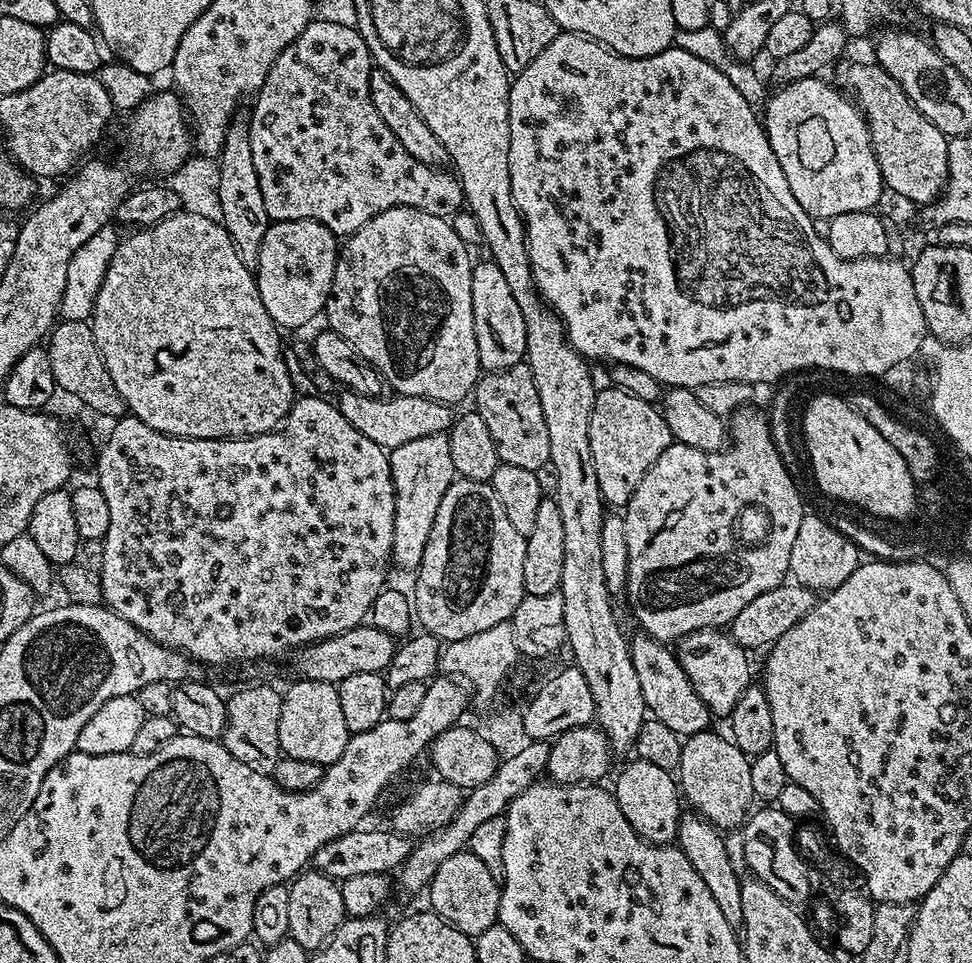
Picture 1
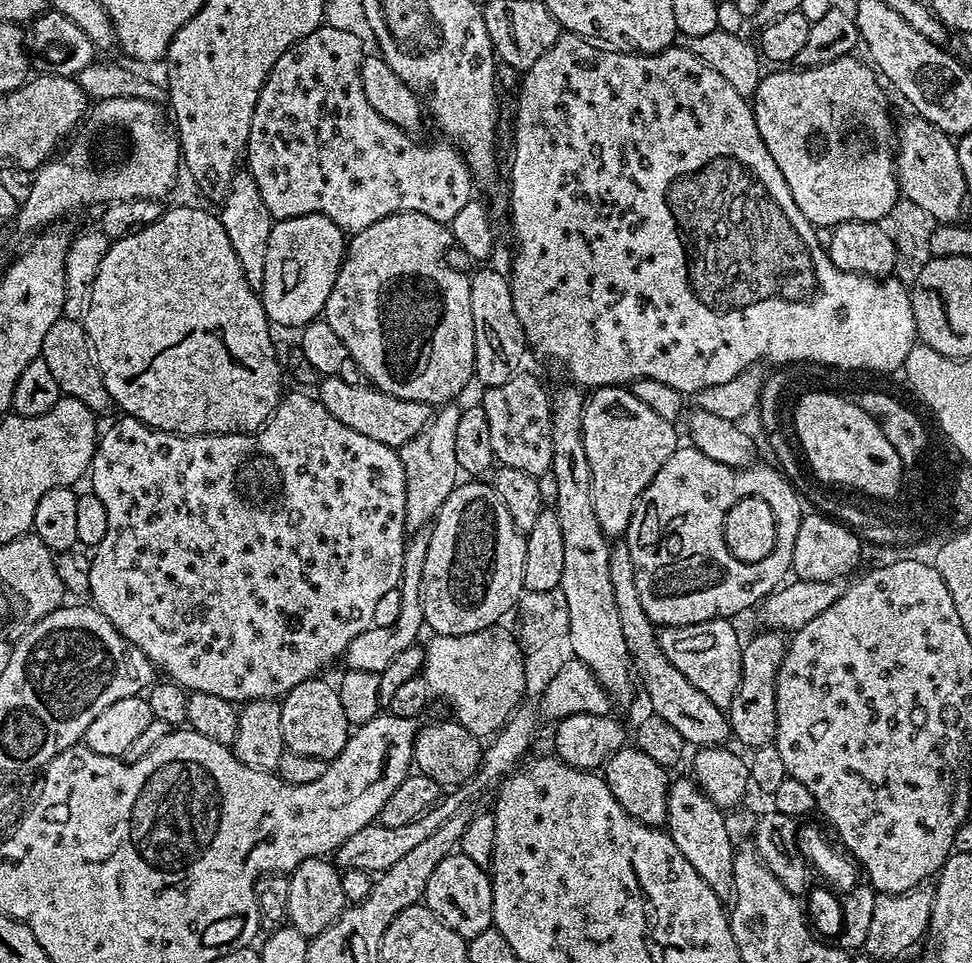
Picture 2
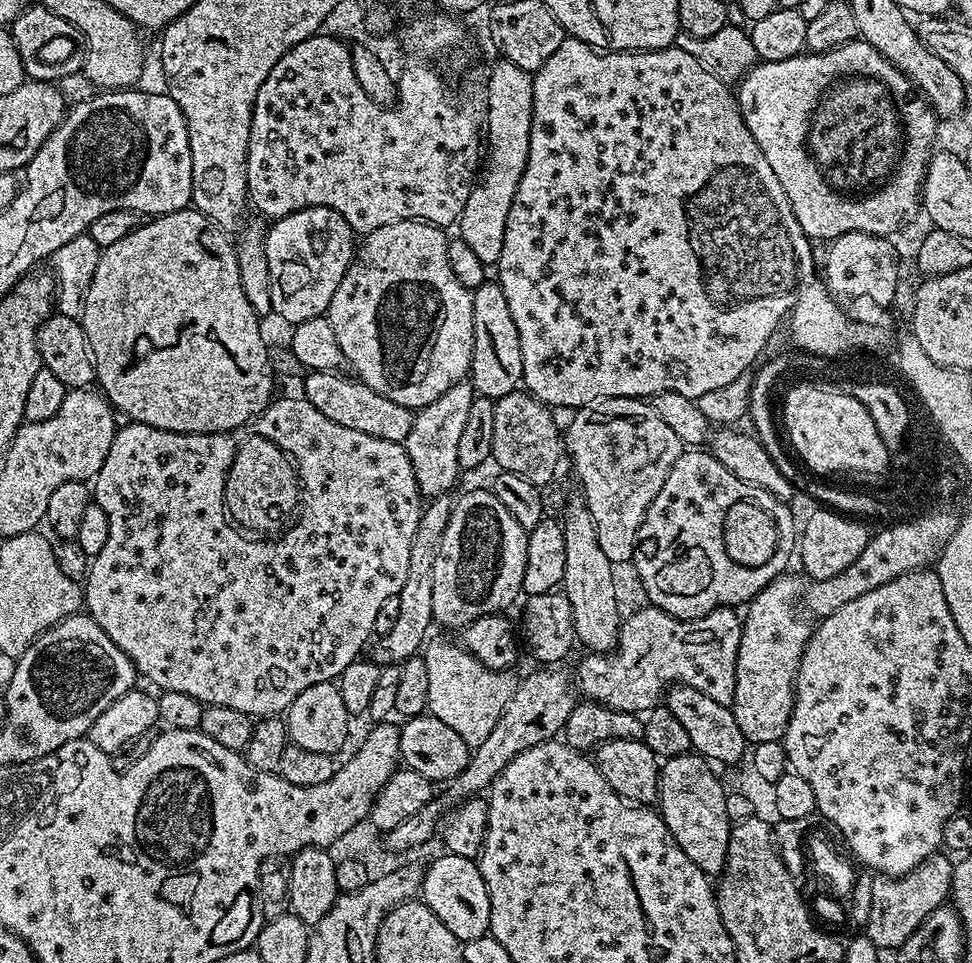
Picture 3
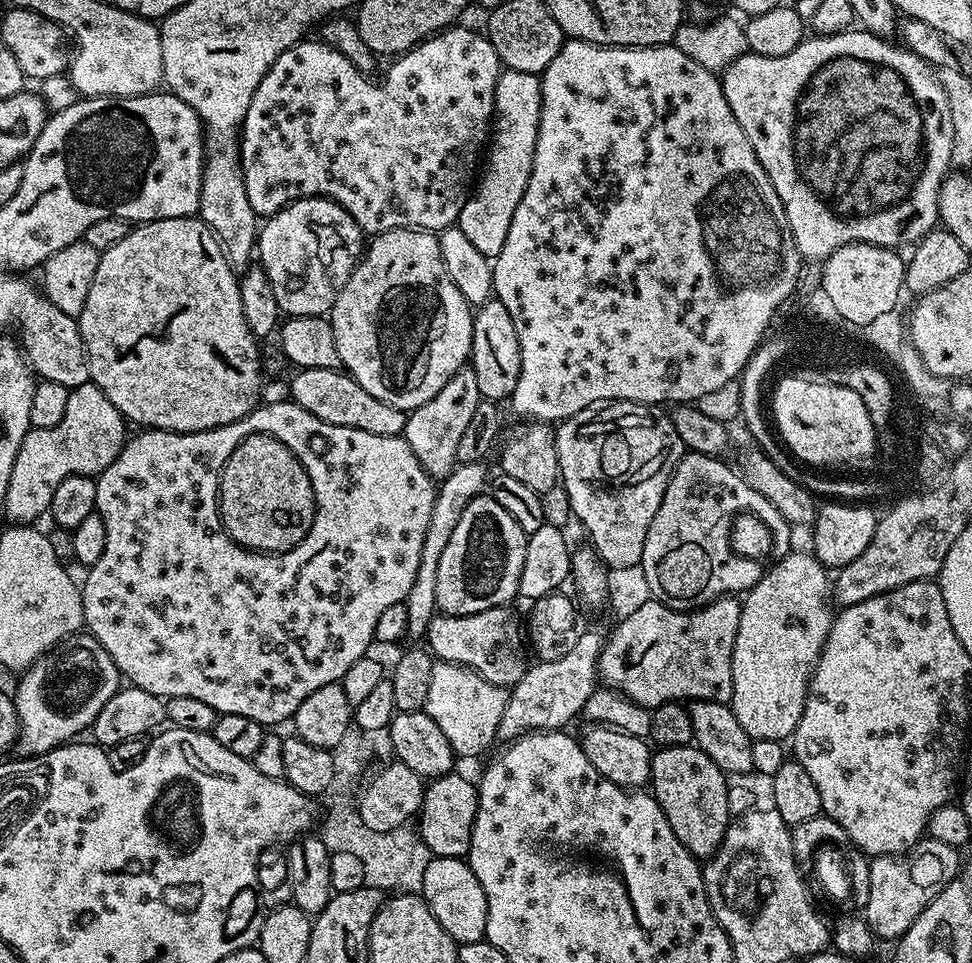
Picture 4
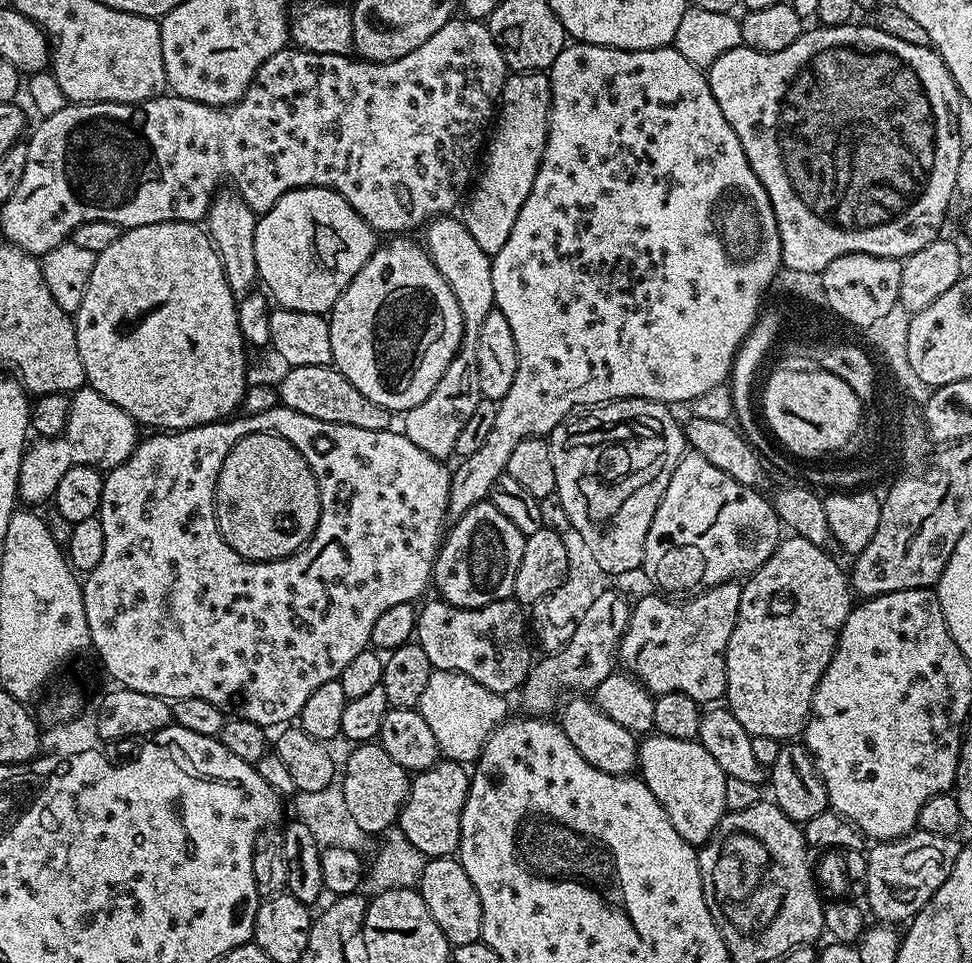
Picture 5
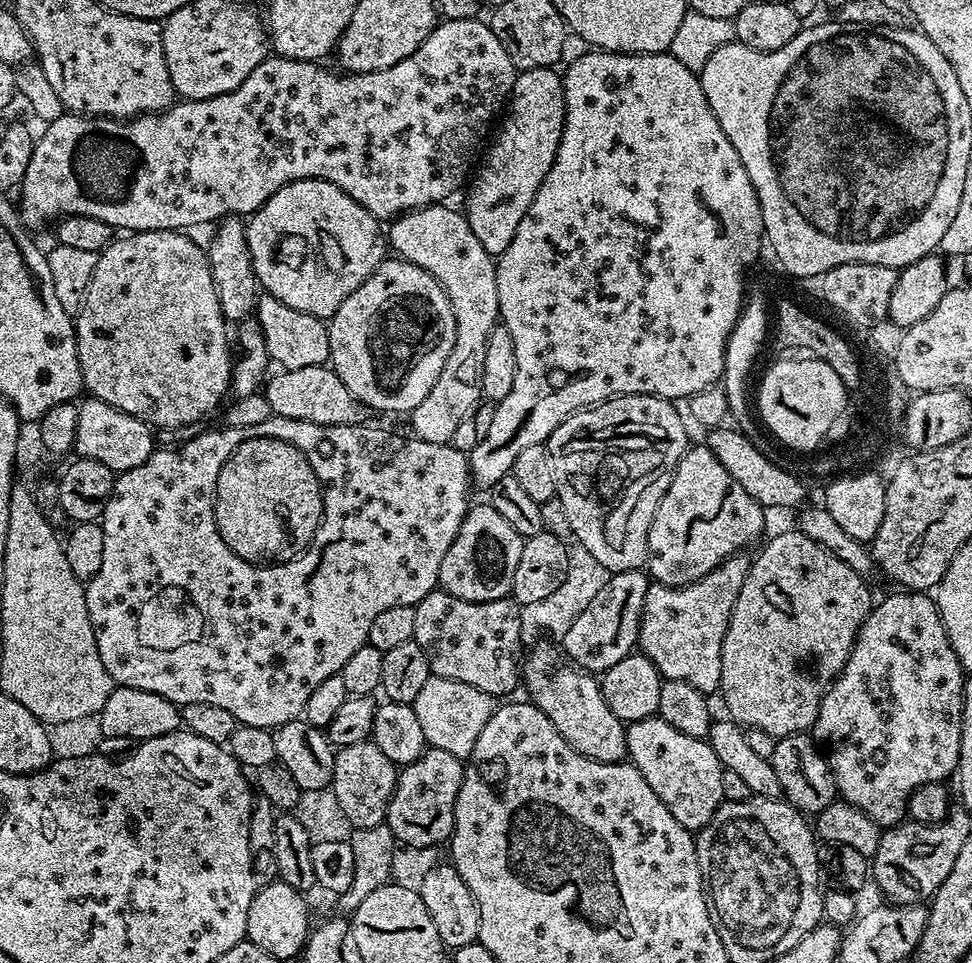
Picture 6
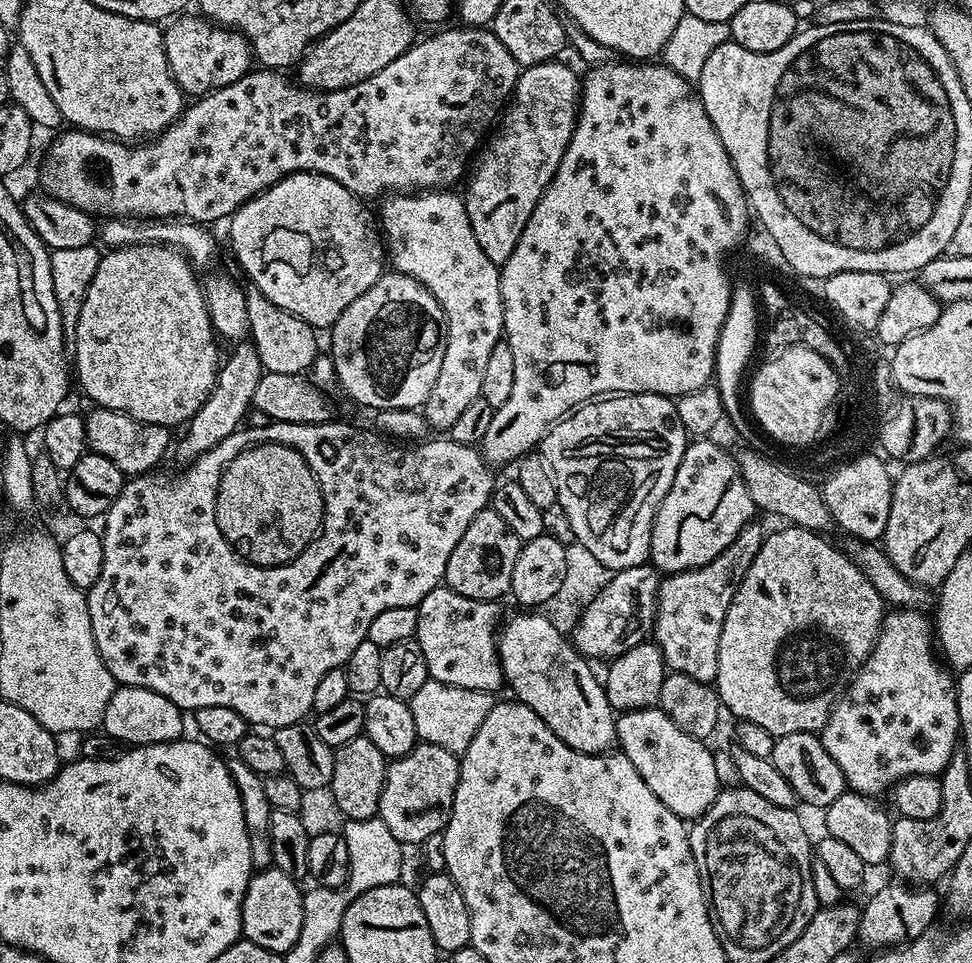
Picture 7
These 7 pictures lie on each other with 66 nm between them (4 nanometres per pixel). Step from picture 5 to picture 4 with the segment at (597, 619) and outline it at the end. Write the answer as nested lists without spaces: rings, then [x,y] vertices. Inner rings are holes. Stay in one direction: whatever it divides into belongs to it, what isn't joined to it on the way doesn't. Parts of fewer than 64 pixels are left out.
[[[581,631],[572,648],[564,656],[548,661],[537,661],[529,665],[526,674],[509,691],[506,708],[498,724],[497,739],[511,742],[520,736],[537,731],[557,731],[574,716],[579,717],[598,682],[596,670],[604,647],[605,637],[598,632]]]

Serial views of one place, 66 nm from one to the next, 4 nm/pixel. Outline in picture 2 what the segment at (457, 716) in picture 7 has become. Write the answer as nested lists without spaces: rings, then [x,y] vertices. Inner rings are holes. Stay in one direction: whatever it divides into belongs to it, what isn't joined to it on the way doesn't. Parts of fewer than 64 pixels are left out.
[[[496,626],[461,636],[431,637],[424,651],[422,675],[433,697],[445,700],[452,707],[457,724],[466,726],[470,734],[492,738],[521,706],[528,676],[524,673],[526,656],[517,644],[517,637],[504,626]]]

